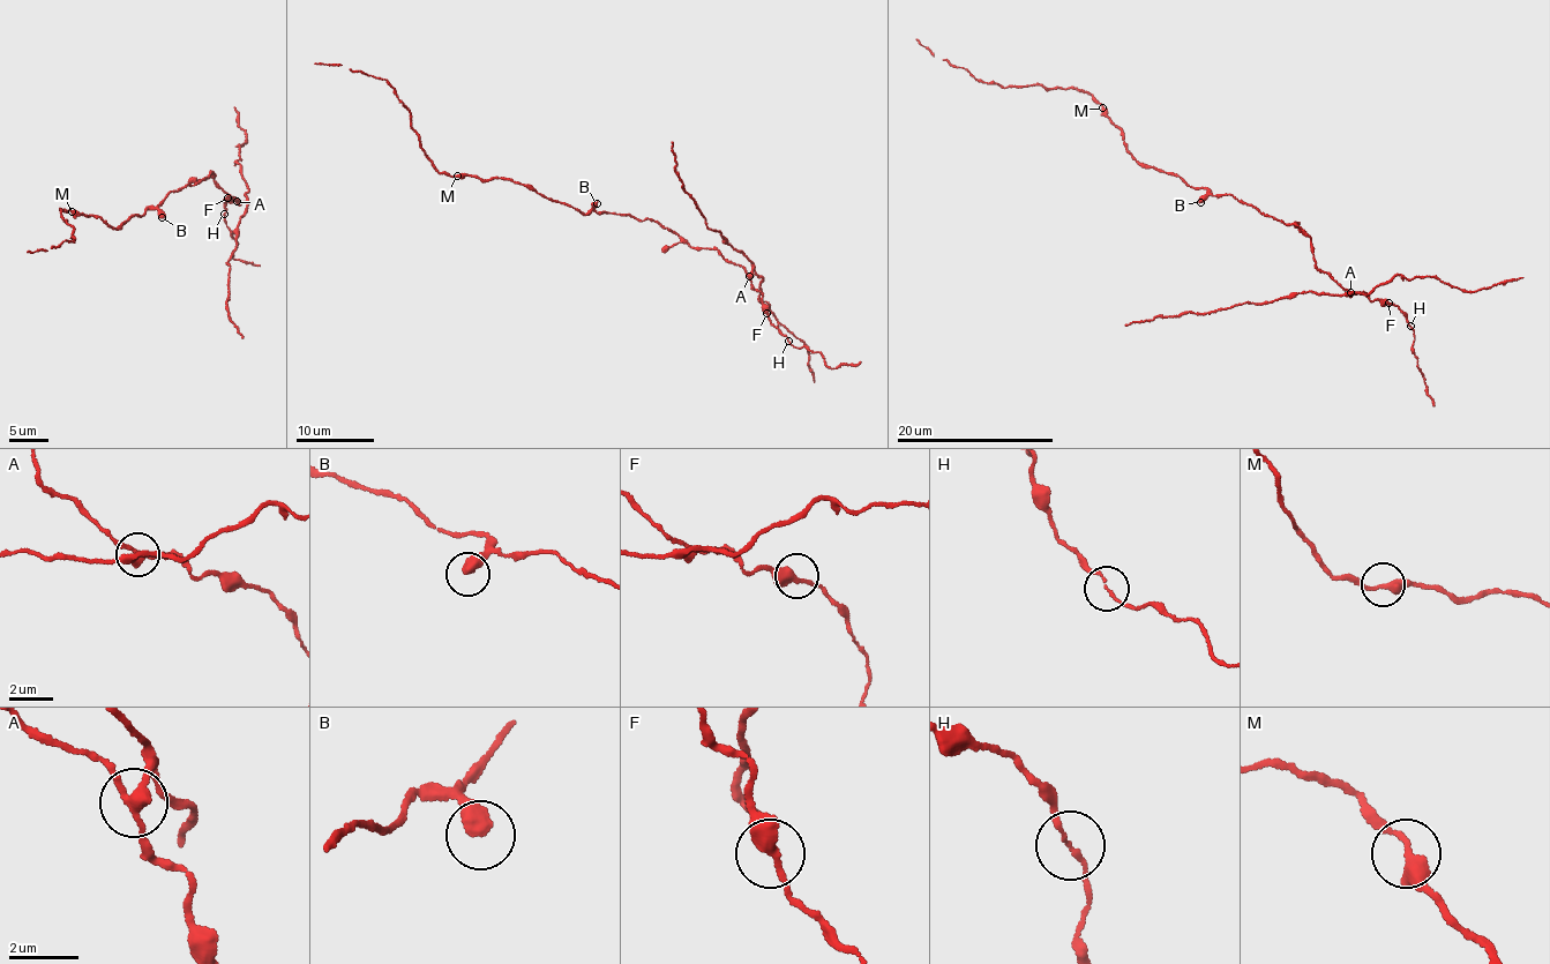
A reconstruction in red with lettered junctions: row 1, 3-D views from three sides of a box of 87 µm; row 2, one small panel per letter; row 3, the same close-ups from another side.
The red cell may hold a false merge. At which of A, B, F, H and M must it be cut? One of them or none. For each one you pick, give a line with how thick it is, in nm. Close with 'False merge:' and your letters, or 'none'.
A: 260 nm
False merge: A

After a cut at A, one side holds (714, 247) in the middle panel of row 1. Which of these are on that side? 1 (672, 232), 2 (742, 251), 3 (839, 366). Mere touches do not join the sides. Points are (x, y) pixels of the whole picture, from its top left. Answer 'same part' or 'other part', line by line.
1: same part
2: other part
3: same part

